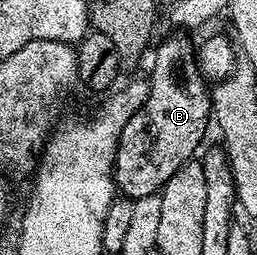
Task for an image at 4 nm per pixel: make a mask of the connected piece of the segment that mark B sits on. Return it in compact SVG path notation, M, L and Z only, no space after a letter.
M179 36L183 37L167 37L160 45L158 42L154 46L155 66L149 73L148 98L141 102L138 106L140 109L136 113L134 111L128 116L127 122L123 124L123 130L118 134L119 146L113 176L116 190L128 199L158 194L163 185L169 183L169 179L173 179L177 170L200 152L199 144L203 141L207 121L209 125L212 120L211 94L208 82L199 70L196 42L193 43L187 38L190 36Z

